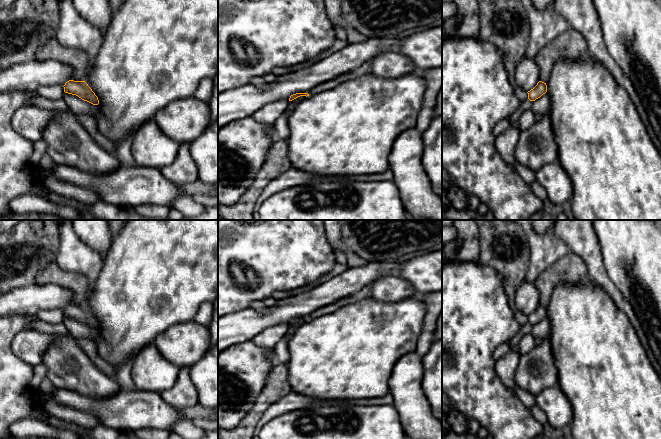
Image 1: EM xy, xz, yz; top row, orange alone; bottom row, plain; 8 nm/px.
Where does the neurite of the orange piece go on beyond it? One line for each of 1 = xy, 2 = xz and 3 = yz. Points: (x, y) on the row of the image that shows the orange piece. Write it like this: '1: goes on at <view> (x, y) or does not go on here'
1: does not go on here
2: does not go on here
3: does not go on here

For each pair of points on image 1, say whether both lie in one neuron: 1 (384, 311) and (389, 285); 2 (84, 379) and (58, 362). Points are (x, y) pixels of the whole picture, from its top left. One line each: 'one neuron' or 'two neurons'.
1: two neurons
2: one neuron

